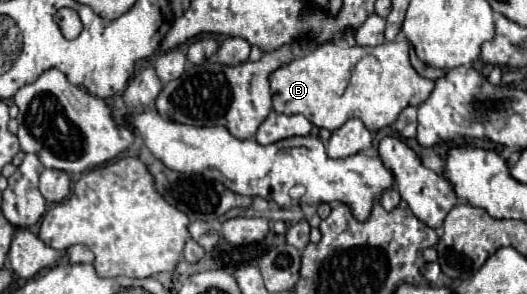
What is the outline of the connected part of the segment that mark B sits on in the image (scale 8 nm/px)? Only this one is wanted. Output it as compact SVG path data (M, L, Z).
M405 39L377 47L349 47L345 43L325 41L309 55L281 65L269 75L269 83L277 113L301 113L313 125L329 131L357 117L371 133L391 125L407 105L421 105L435 87L435 81L423 79L411 67L409 43Z

